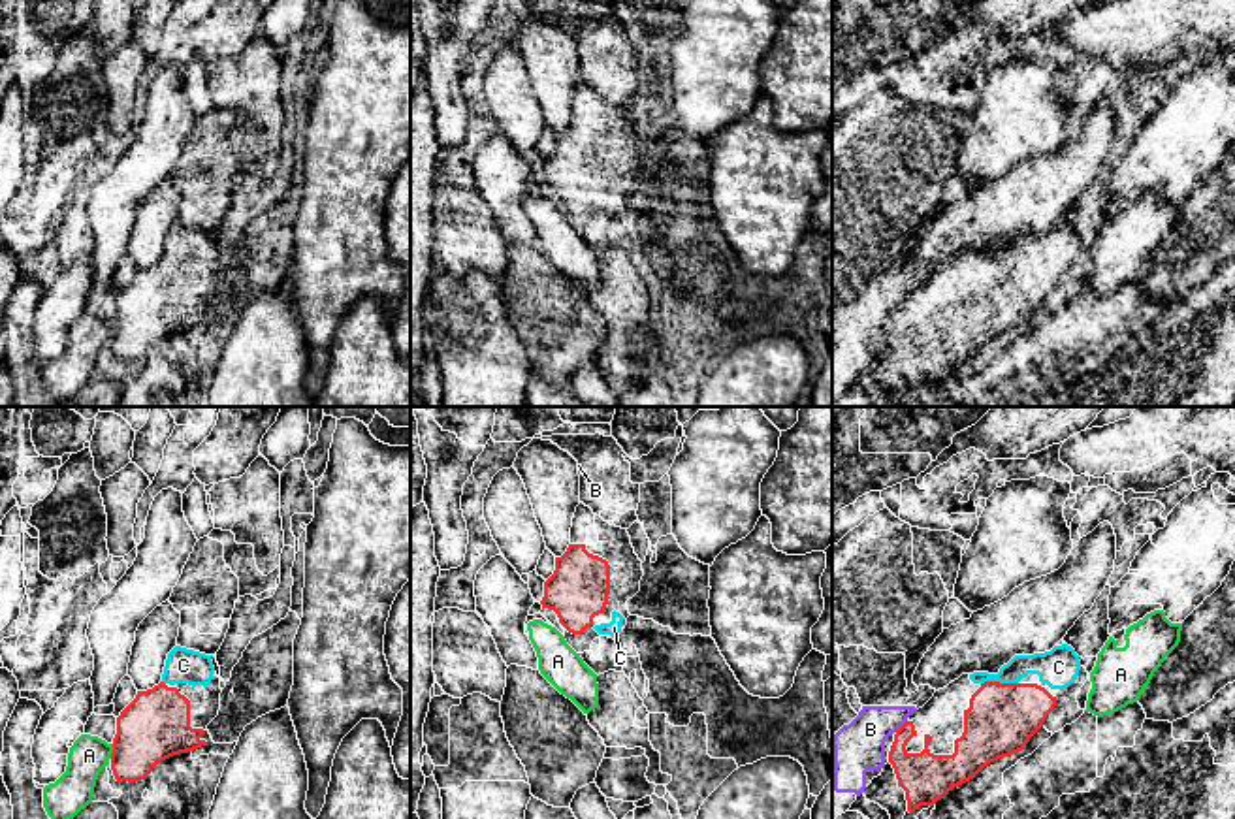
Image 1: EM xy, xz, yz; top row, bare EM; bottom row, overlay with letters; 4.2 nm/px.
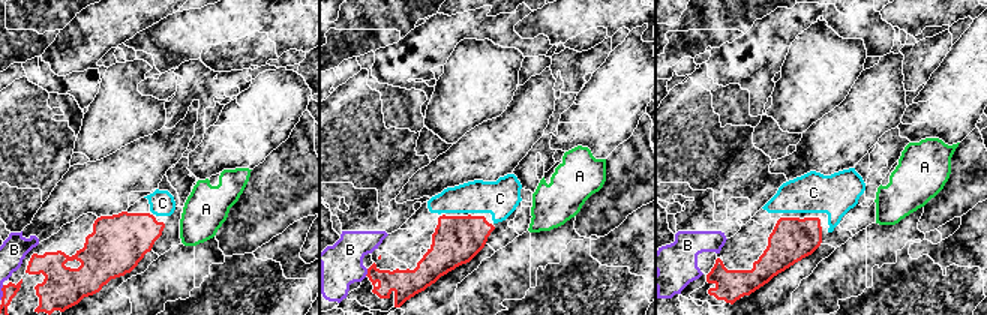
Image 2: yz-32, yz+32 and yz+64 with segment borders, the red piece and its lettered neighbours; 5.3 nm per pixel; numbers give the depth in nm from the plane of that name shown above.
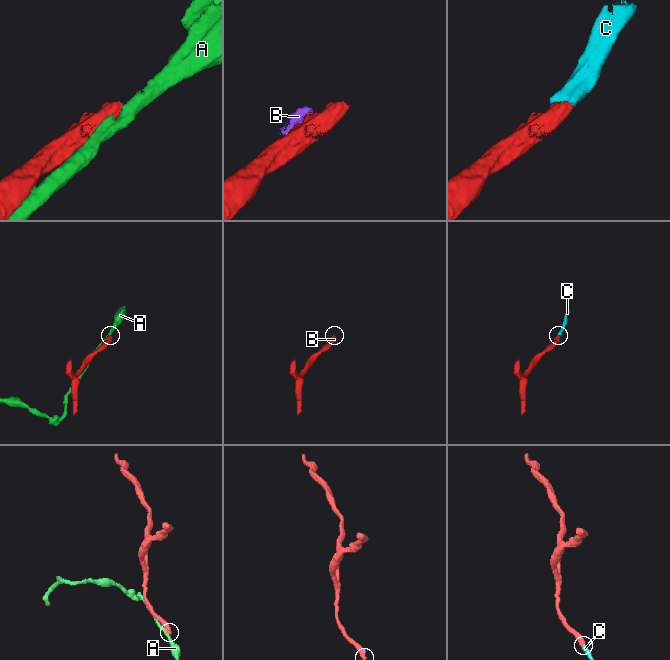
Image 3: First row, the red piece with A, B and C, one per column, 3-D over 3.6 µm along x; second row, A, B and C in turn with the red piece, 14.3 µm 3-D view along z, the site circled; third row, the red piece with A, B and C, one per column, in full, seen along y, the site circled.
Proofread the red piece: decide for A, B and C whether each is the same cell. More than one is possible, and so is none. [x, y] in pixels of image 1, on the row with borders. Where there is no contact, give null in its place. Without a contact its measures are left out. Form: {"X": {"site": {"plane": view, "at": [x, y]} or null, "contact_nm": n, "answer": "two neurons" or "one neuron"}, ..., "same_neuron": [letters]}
{"A": {"site": {"plane": "xy", "at": [113, 752]}, "contact_nm": 70, "answer": "two neurons"}, "B": {"site": {"plane": "yz", "at": [902, 725]}, "contact_nm": 80, "answer": "two neurons"}, "C": {"site": {"plane": "yz", "at": [998, 682]}, "contact_nm": 160, "answer": "one neuron"}, "same_neuron": ["C"]}

